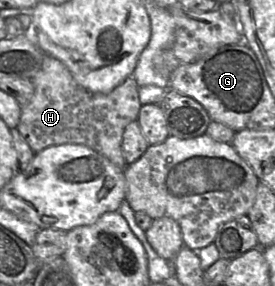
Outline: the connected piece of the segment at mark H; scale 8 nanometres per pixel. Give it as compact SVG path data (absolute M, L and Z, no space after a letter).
M44 55L42 66L31 81L34 94L29 104L22 106L17 129L34 153L50 146L80 144L103 155L120 169L126 168L127 163L122 152L123 133L129 123L137 120L141 108L139 87L133 77L126 78L108 94L95 93L80 86L61 61Z

